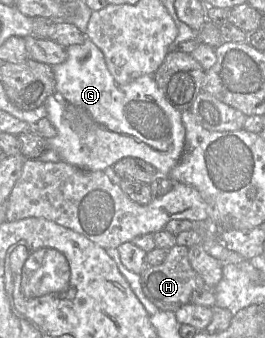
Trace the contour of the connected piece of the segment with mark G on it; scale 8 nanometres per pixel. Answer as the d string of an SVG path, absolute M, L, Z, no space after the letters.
M85 38L83 43L77 45L71 45L66 48L67 58L66 60L57 65L52 66L52 70L55 77L55 87L53 93L48 96L44 102L44 106L47 110L46 118L49 119L51 124L56 129L56 136L47 140L47 149L52 149L57 152L60 157L60 161L64 161L70 165L76 166L81 169L90 171L103 171L107 167L113 167L113 165L122 158L133 157L142 159L145 162L153 165L160 175L168 175L171 169L178 163L185 141L185 128L181 120L181 112L174 109L169 102L165 99L163 93L159 90L156 81L151 75L143 75L130 83L125 85L119 85L114 81L114 78L107 69L106 62L103 53L100 49L88 38Z

